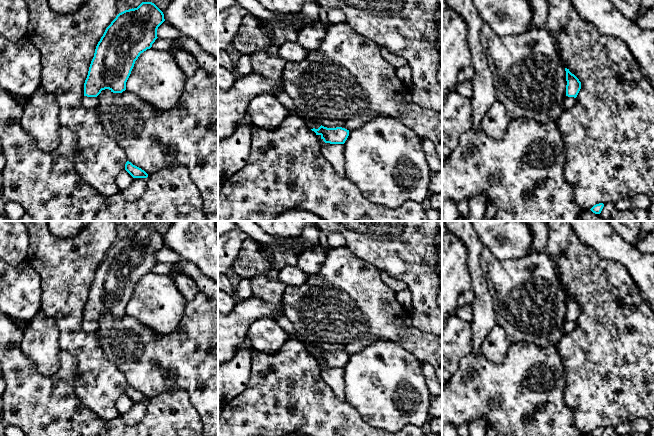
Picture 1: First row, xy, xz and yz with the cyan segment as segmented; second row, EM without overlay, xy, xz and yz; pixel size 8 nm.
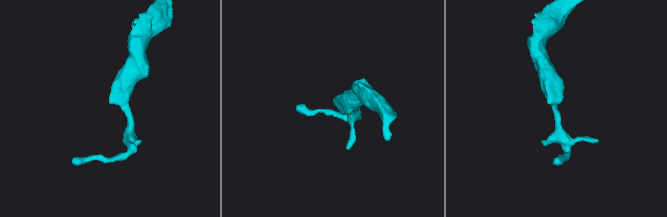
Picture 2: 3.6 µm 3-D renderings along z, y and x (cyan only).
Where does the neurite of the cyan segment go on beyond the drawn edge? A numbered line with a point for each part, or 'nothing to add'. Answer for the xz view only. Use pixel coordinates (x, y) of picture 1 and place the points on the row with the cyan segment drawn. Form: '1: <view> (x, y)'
nothing to add

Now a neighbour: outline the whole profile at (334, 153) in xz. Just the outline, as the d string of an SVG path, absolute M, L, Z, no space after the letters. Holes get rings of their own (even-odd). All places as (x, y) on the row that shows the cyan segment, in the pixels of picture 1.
M319 139L321 152L334 170L342 177L346 176L344 144L325 143Z

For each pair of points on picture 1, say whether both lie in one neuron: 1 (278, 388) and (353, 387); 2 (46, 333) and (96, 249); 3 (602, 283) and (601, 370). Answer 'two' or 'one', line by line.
1: two
2: two
3: one

